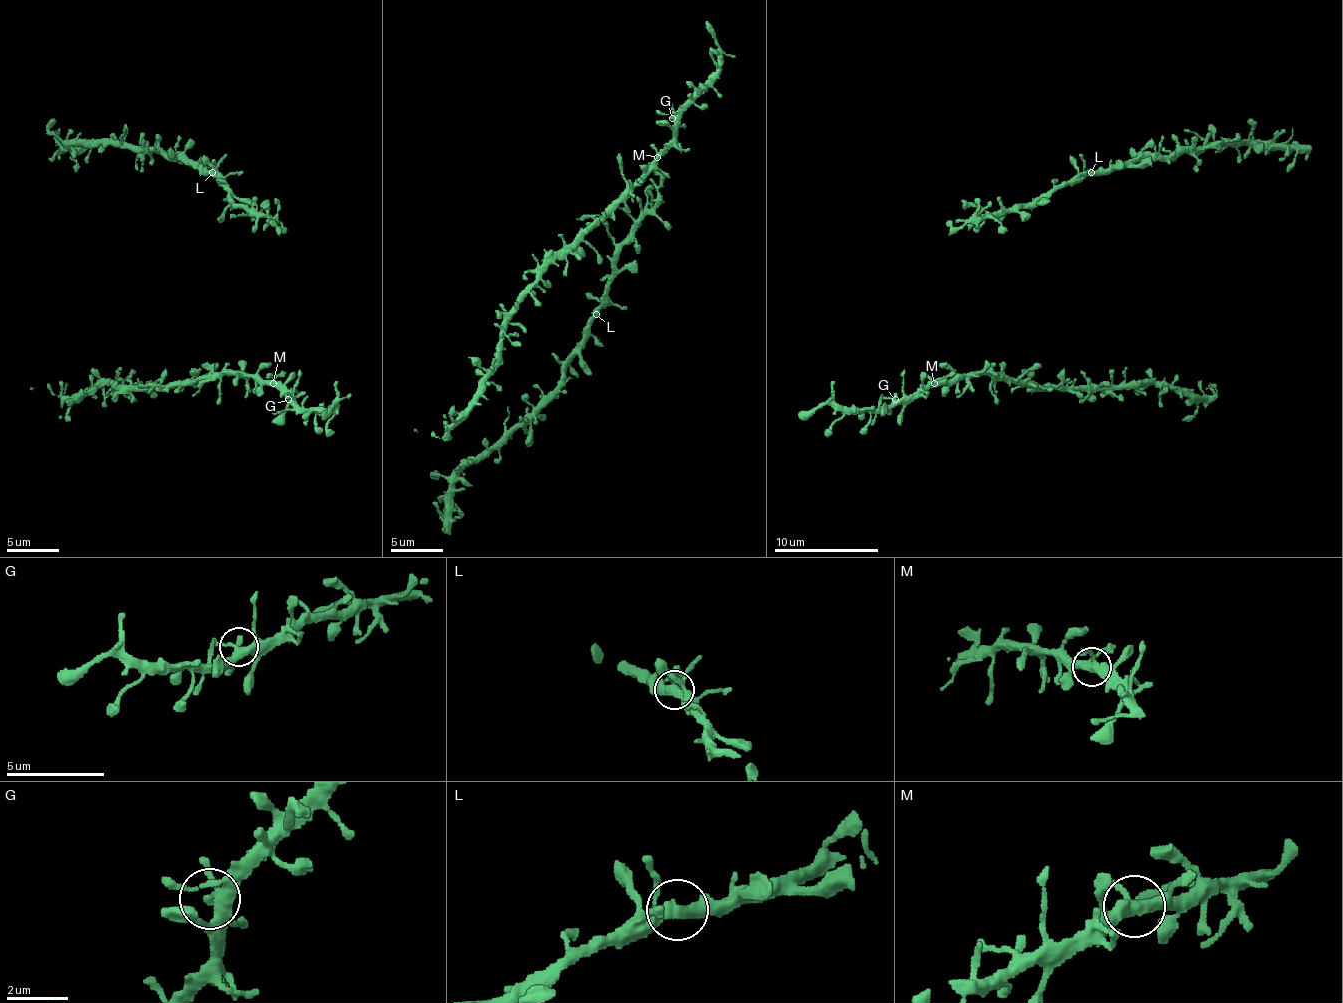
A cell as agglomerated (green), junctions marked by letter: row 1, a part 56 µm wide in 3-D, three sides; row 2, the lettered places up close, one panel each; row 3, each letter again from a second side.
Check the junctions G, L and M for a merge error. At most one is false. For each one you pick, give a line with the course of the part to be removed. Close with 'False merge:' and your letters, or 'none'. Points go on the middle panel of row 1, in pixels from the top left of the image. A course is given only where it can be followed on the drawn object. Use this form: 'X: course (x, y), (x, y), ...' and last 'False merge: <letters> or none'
False merge: none

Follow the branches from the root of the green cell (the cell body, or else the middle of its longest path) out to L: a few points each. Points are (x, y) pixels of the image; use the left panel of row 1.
L: (278, 234), (278, 227), (268, 216), (257, 216), (236, 206), (213, 172)

